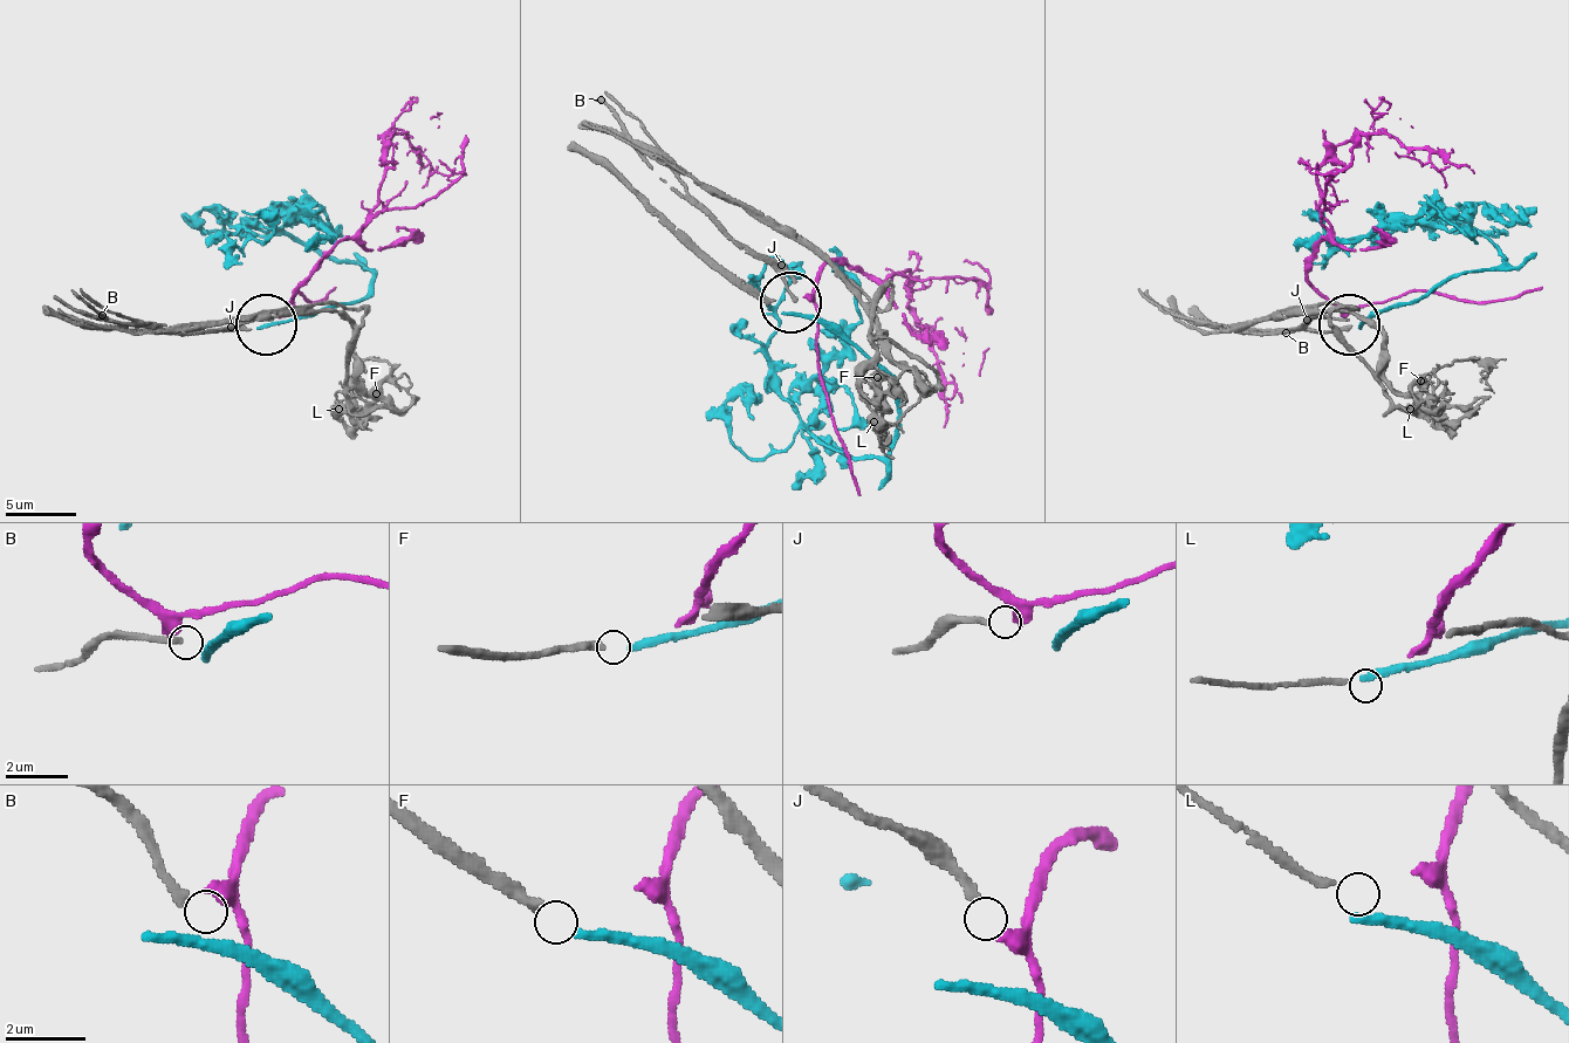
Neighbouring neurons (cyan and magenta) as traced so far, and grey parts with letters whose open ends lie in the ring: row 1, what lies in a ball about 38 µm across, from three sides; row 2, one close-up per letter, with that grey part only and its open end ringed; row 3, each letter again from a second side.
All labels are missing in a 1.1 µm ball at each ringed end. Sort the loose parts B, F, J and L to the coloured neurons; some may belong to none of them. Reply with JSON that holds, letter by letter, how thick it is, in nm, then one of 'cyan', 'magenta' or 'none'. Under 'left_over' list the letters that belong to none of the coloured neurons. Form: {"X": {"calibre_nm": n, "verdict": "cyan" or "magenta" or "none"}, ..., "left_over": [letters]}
{"B": {"calibre_nm": 200, "verdict": "none"}, "F": {"calibre_nm": 280, "verdict": "cyan"}, "J": {"calibre_nm": 200, "verdict": "magenta"}, "L": {"calibre_nm": 180, "verdict": "none"}, "left_over": ["B", "L"]}

